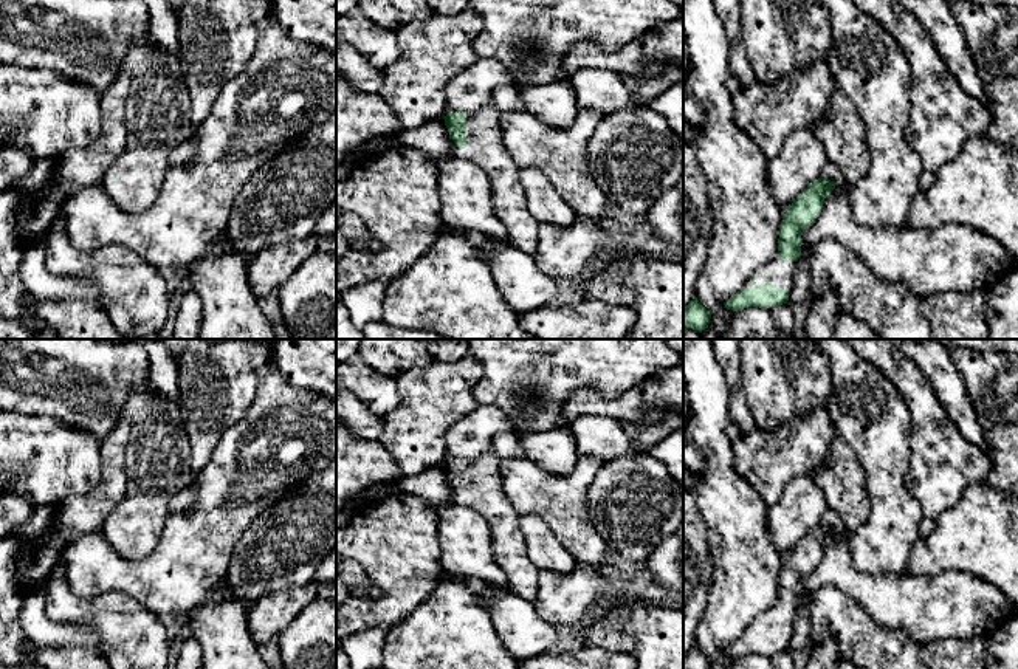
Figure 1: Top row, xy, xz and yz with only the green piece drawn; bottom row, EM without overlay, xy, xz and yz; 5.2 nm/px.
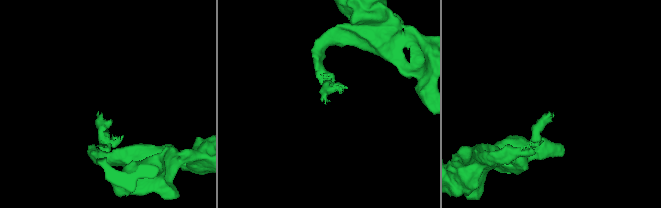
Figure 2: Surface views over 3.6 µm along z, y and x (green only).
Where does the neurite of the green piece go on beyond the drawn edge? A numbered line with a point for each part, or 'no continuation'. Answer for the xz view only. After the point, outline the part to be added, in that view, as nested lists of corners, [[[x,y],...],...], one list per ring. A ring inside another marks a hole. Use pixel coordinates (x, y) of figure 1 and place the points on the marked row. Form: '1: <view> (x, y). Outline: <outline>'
1: xz (485, 147). Outline: [[[490,104],[468,113],[466,147],[452,141],[452,156],[477,164],[490,178],[493,212],[507,229],[505,245],[535,257],[539,221],[528,212],[519,167],[504,146],[500,112]]]

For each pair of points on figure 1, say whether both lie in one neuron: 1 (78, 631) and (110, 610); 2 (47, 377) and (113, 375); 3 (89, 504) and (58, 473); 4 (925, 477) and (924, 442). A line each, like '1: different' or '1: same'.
1: different
2: same
3: different
4: same

